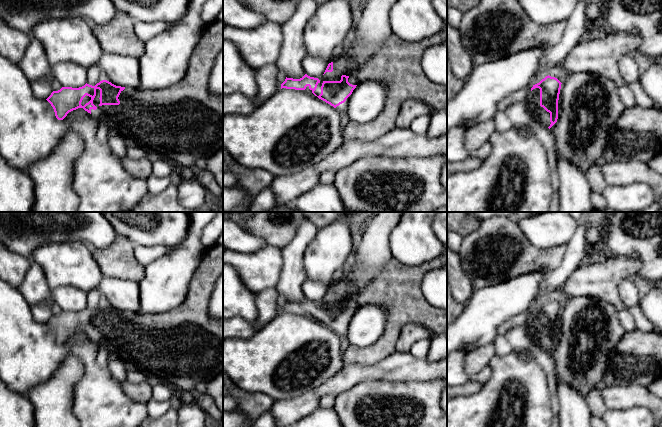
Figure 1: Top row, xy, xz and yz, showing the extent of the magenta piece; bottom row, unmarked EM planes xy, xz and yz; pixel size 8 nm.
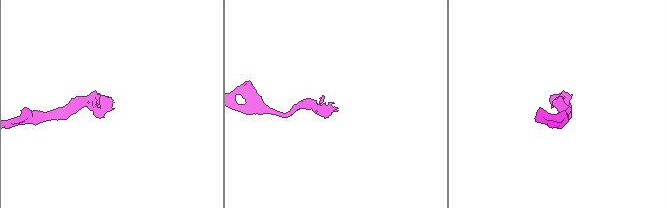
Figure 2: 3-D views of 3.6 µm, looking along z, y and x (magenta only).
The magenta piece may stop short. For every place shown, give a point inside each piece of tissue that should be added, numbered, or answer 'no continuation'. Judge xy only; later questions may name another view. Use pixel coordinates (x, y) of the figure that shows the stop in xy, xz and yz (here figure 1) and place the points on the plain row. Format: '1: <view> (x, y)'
1: xy (183, 347)

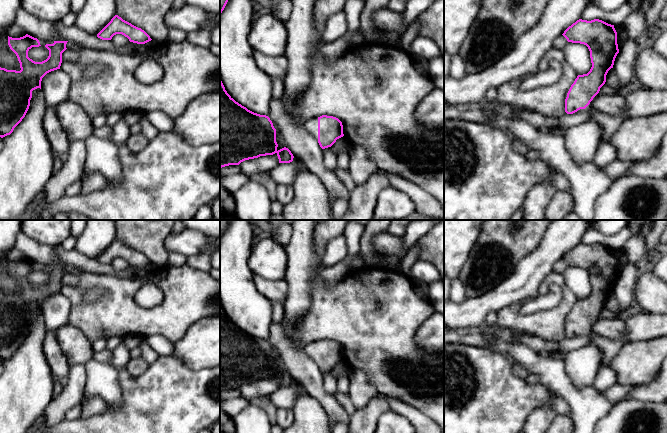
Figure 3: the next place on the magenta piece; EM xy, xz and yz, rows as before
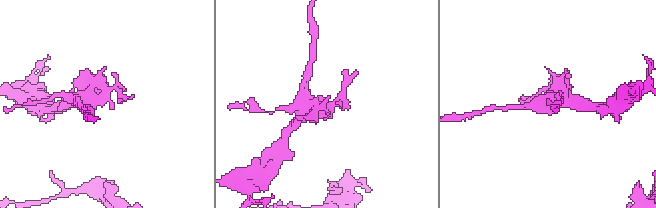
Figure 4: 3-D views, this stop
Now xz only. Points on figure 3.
1: xz (311, 349)

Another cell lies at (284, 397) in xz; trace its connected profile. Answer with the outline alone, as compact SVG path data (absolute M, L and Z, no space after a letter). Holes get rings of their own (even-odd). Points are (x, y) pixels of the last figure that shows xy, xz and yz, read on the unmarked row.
M279 387L269 395L269 399L277 408L292 409L299 395L300 391L296 387Z

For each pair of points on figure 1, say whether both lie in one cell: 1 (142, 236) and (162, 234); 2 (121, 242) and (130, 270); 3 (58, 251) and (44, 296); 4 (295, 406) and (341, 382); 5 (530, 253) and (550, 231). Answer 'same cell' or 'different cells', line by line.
1: same cell
2: same cell
3: different cells
4: different cells
5: different cells

